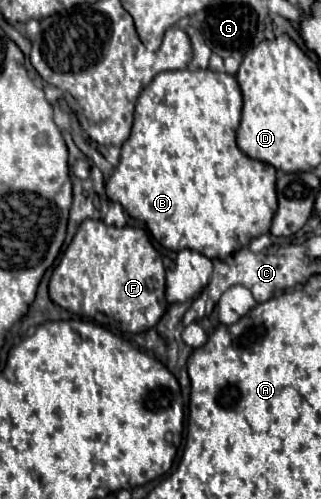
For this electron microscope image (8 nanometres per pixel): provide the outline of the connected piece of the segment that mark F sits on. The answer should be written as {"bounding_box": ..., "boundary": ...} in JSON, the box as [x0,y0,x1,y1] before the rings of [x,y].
{"bounding_box":[51,219,169,333],"boundary":[[[87,219],[75,233],[71,247],[53,269],[51,299],[63,309],[87,317],[103,327],[113,325],[123,333],[143,333],[155,327],[169,303],[165,299],[163,259],[139,227],[109,227]]]}

